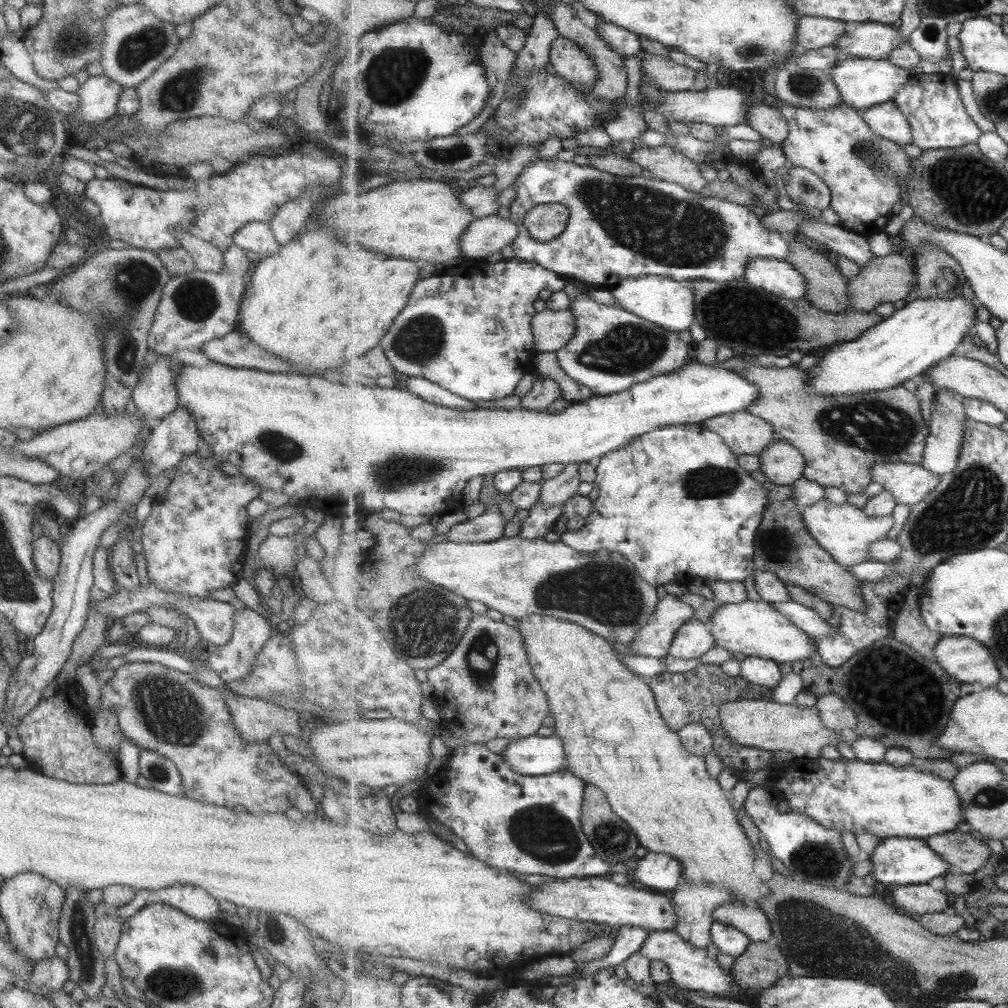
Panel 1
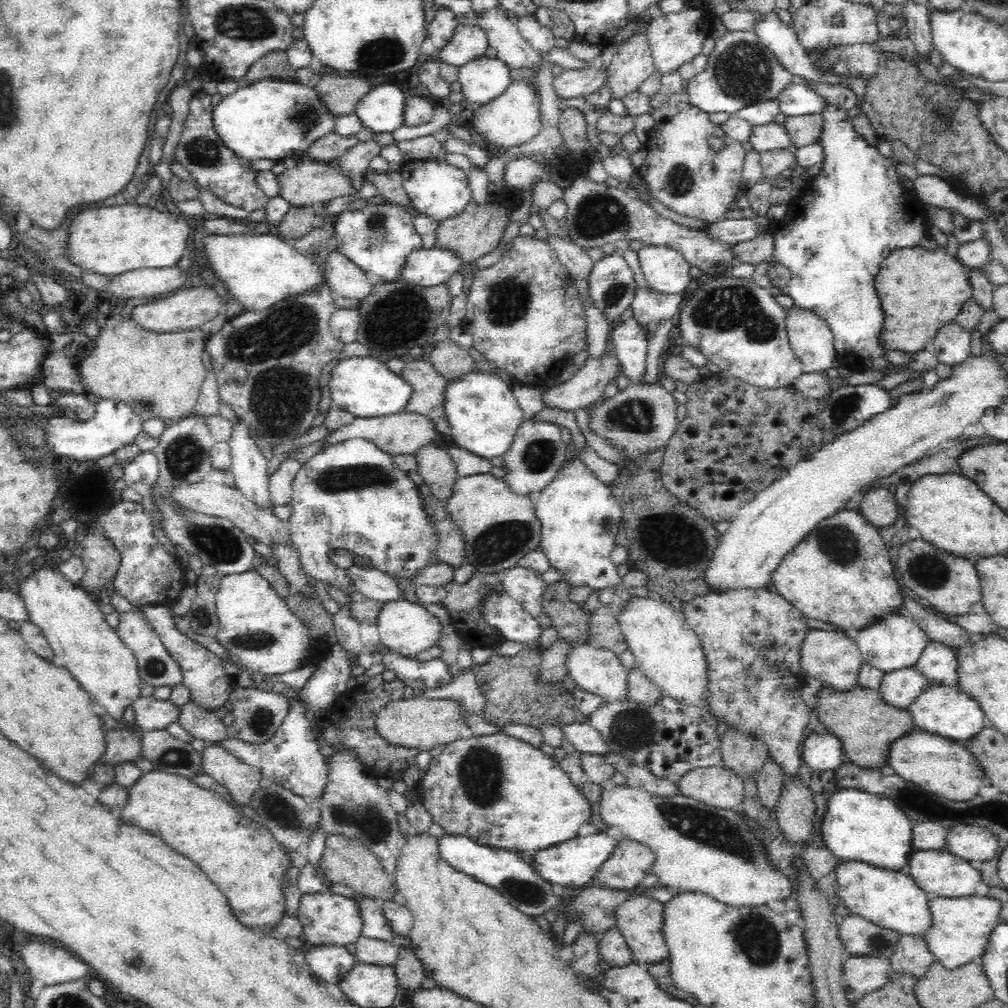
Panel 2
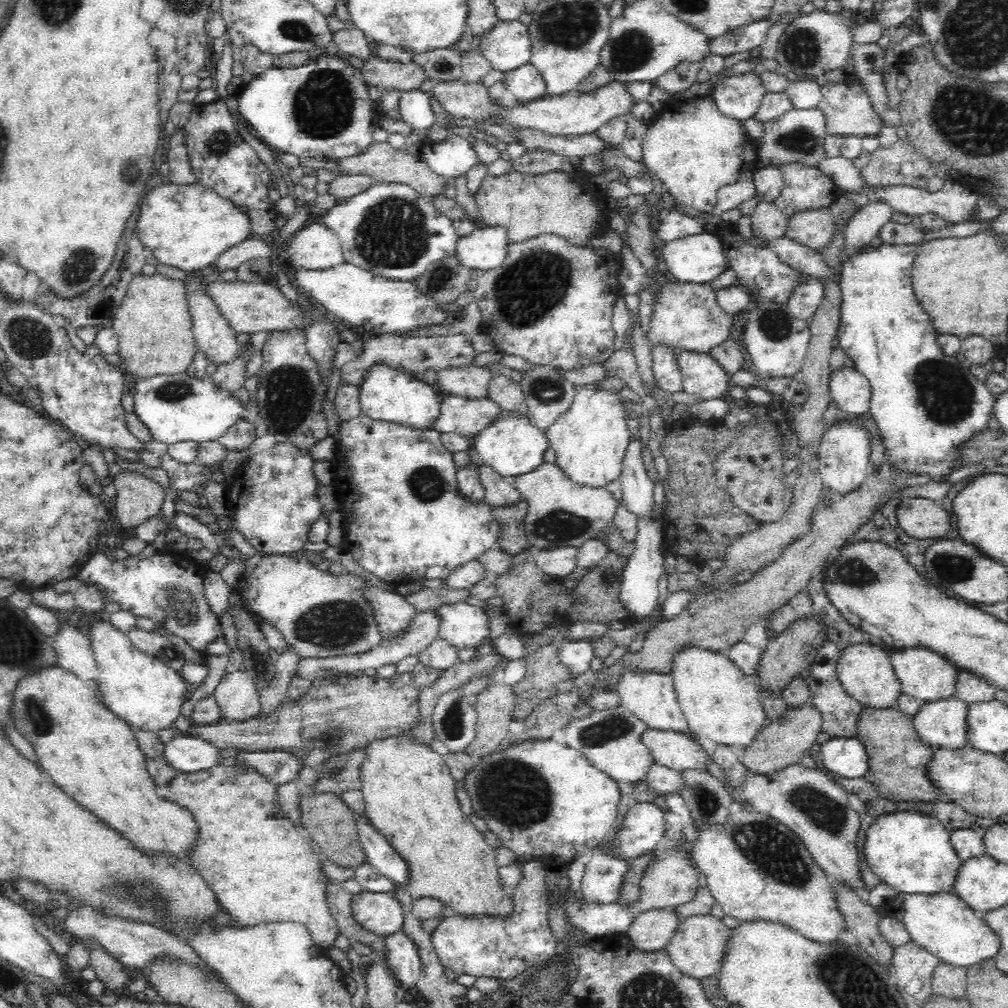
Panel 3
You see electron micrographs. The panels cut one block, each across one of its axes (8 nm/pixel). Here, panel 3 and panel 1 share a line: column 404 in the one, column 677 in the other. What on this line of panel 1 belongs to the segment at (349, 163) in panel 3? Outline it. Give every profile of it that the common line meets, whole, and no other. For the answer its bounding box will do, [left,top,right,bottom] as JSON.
[628,144,709,192]

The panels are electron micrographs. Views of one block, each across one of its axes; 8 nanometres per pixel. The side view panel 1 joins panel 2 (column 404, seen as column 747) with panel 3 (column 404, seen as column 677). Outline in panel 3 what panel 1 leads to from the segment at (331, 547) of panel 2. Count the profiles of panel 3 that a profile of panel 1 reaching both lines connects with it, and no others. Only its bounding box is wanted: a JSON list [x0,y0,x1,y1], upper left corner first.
[332,415,502,586]

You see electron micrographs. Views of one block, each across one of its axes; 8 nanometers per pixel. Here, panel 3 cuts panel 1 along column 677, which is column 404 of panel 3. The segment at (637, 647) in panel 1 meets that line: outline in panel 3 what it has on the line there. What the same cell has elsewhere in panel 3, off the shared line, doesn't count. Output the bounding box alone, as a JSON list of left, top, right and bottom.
[365,585,417,641]

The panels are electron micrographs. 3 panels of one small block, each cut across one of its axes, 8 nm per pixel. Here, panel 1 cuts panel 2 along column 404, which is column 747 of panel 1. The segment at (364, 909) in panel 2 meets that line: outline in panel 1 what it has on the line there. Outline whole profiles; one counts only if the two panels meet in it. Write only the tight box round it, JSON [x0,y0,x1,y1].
[712,922,752,959]

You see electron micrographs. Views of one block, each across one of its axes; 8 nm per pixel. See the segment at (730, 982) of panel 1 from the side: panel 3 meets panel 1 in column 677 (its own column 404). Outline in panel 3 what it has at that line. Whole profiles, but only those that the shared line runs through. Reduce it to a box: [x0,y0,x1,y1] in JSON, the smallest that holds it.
[385,930,422,988]

